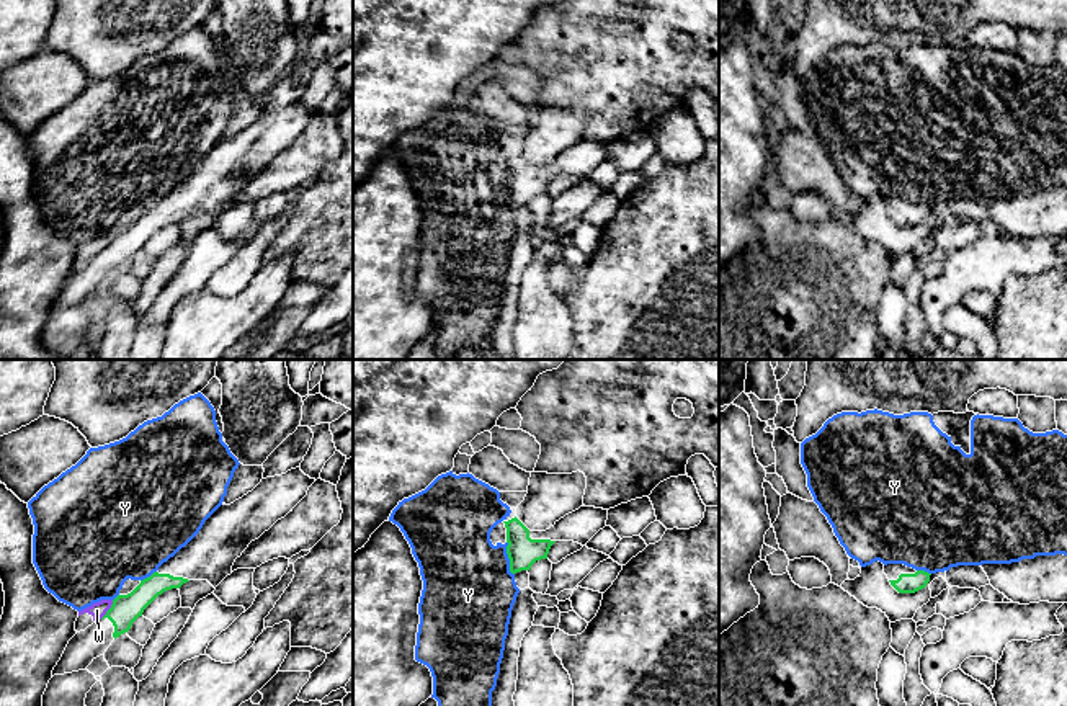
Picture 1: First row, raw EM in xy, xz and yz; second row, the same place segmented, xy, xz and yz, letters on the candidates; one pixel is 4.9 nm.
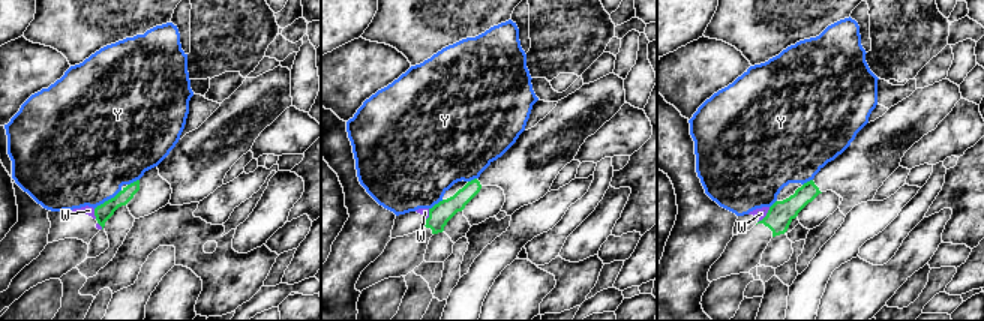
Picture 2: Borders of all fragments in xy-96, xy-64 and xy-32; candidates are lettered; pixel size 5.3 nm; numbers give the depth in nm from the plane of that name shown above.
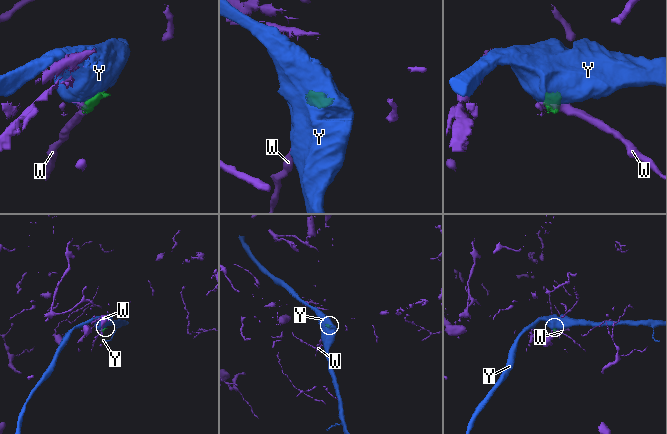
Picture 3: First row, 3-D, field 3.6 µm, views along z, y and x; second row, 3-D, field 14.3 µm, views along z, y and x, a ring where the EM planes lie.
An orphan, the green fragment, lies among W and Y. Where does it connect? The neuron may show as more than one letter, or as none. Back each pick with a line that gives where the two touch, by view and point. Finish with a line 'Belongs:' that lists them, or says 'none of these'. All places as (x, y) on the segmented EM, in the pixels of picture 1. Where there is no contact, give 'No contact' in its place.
Belongs: none of these

